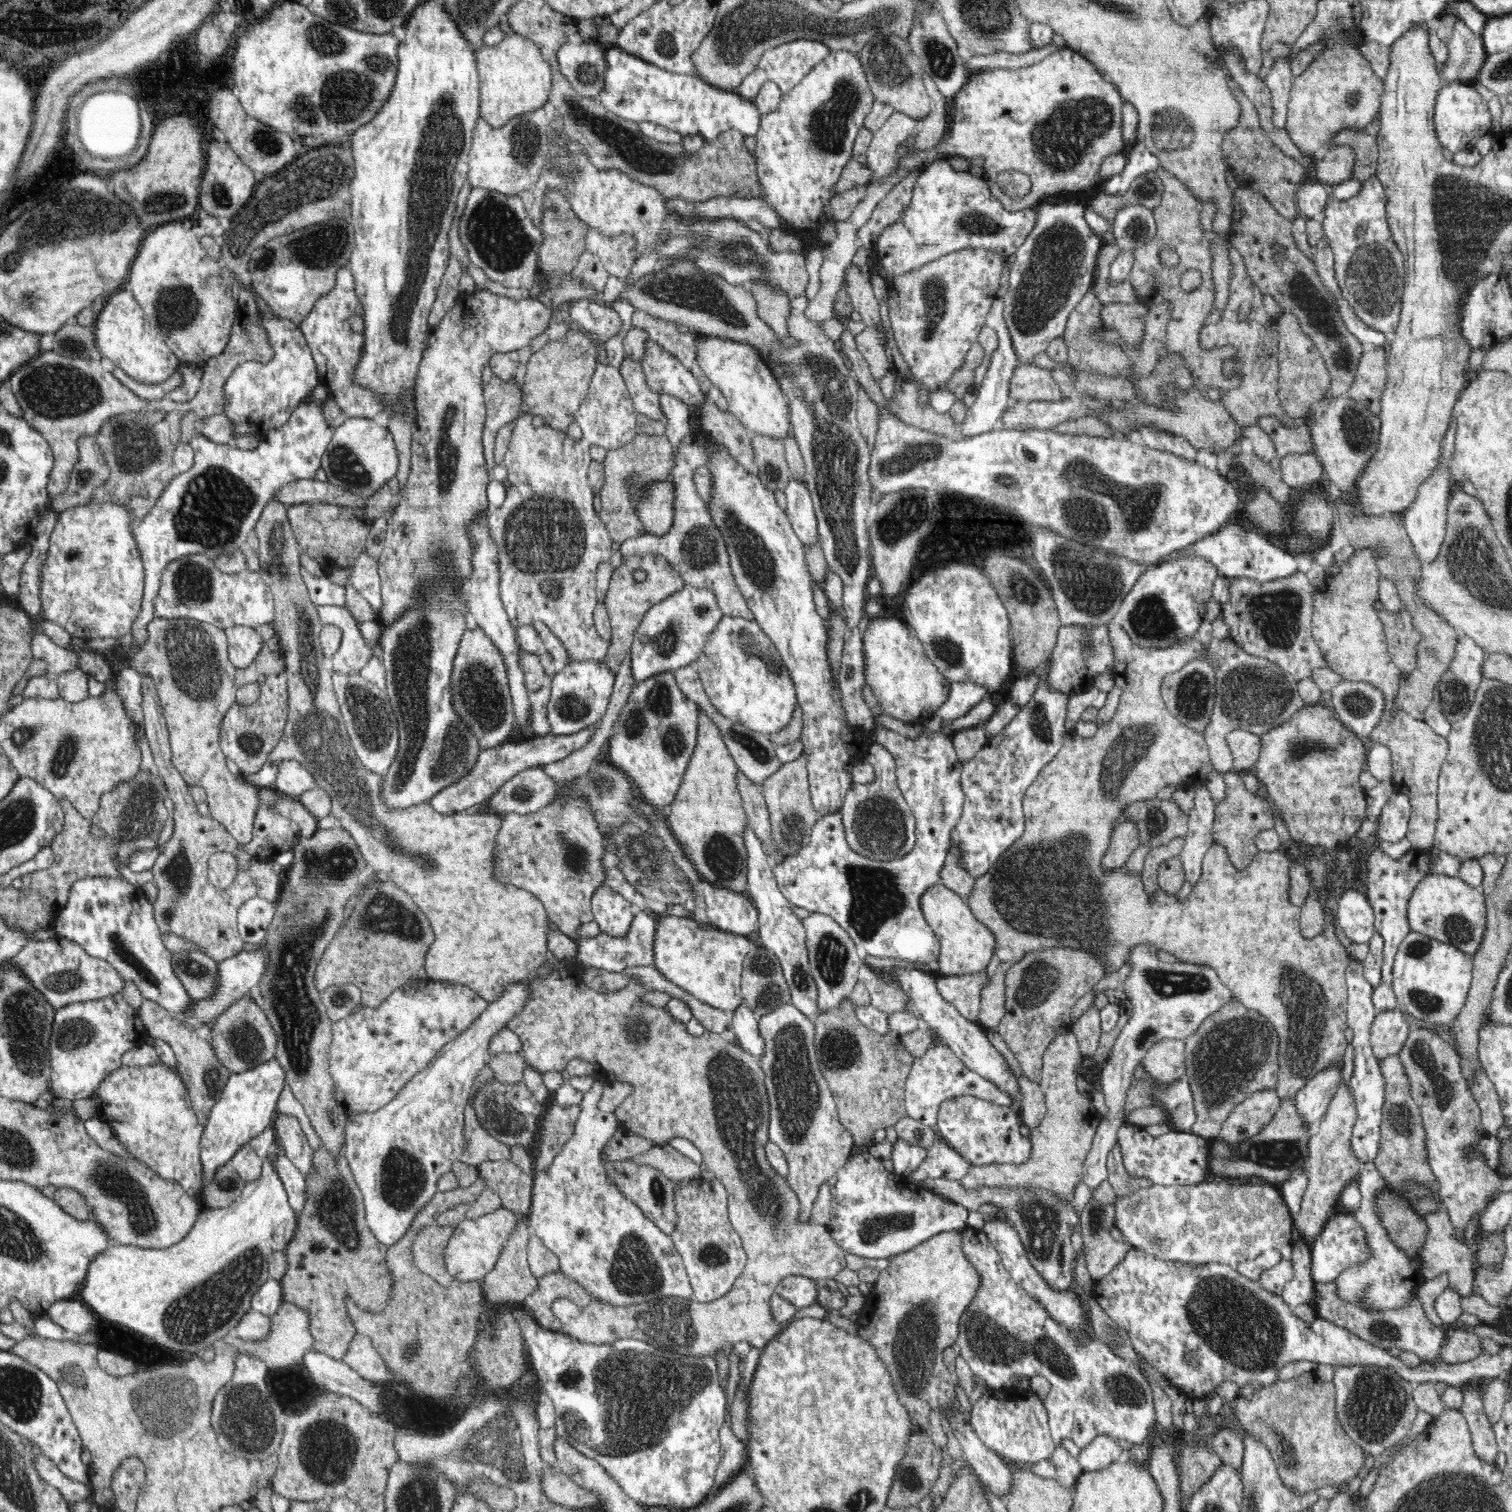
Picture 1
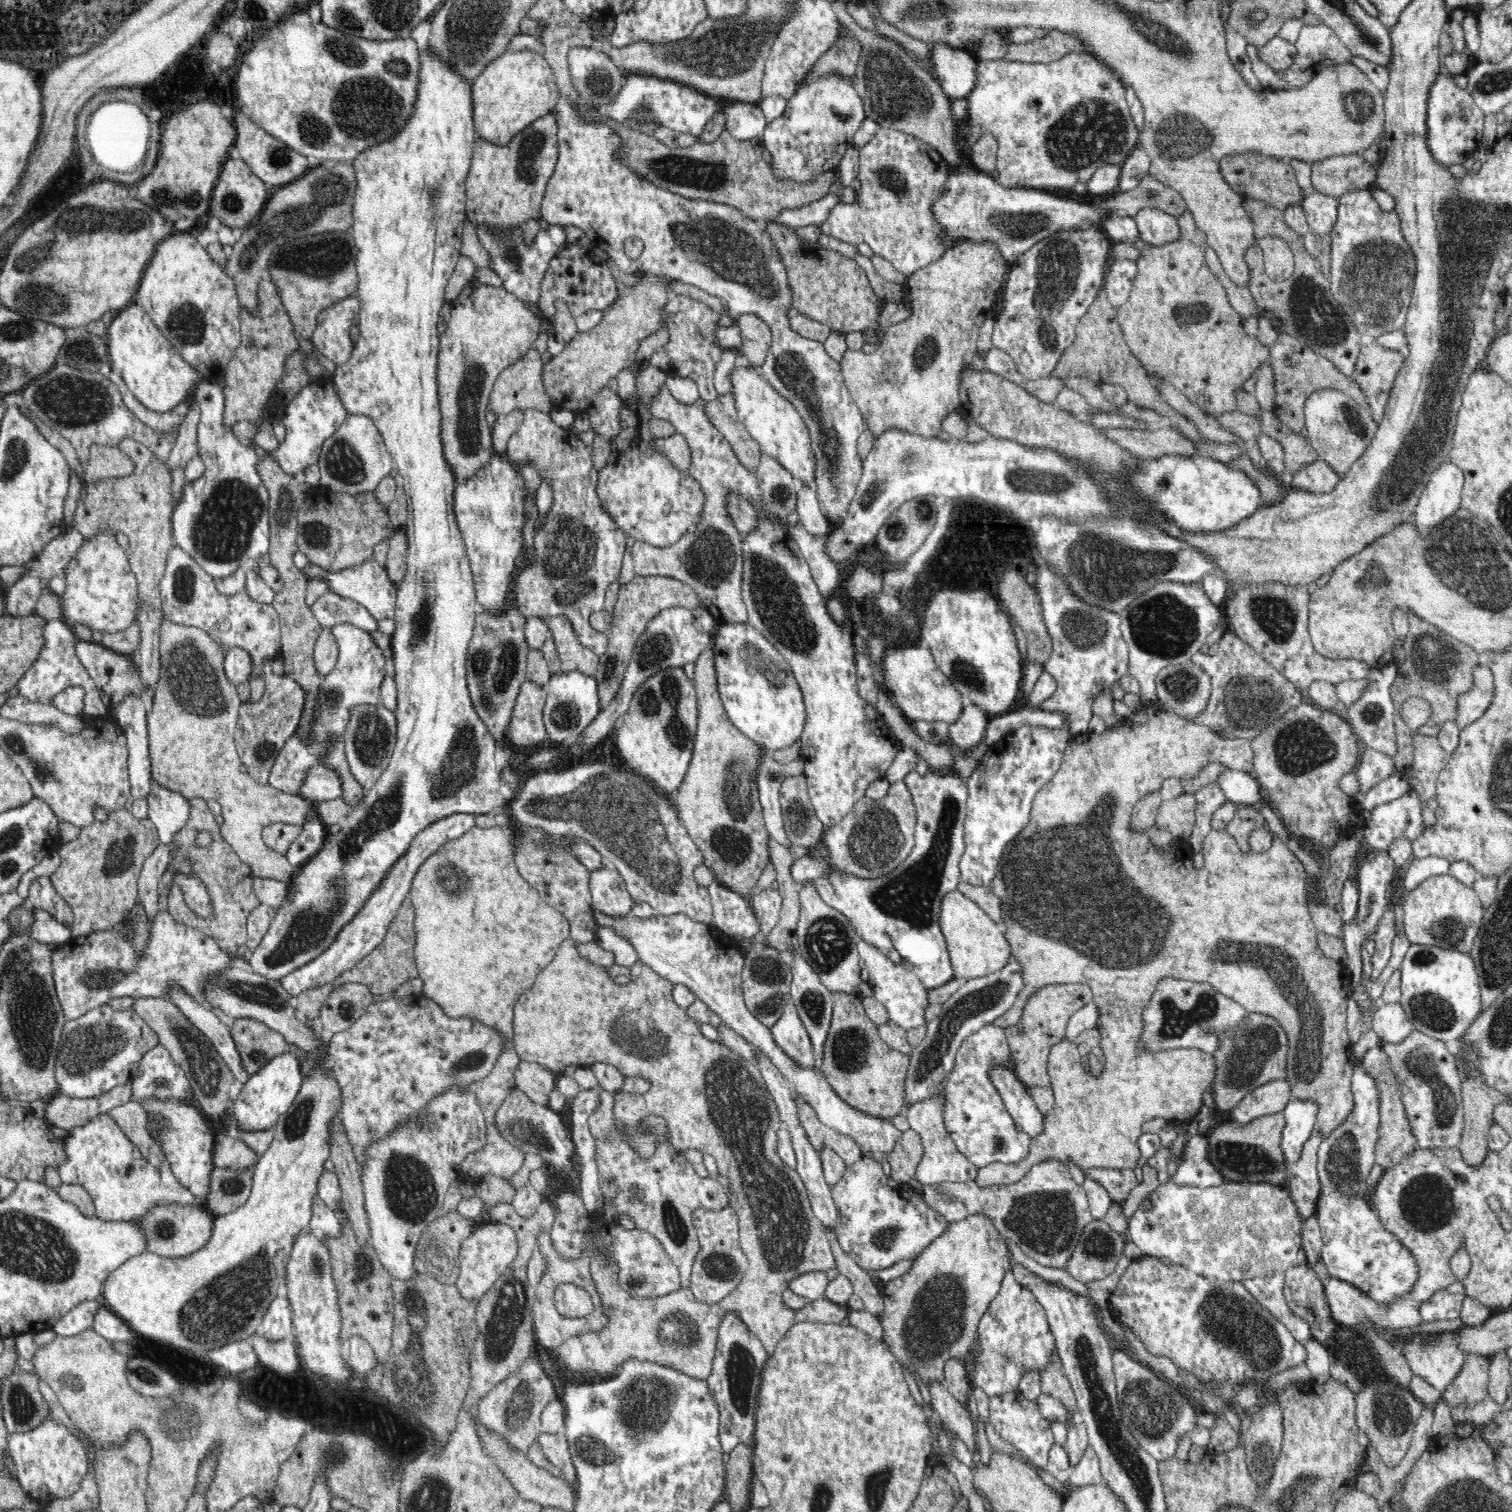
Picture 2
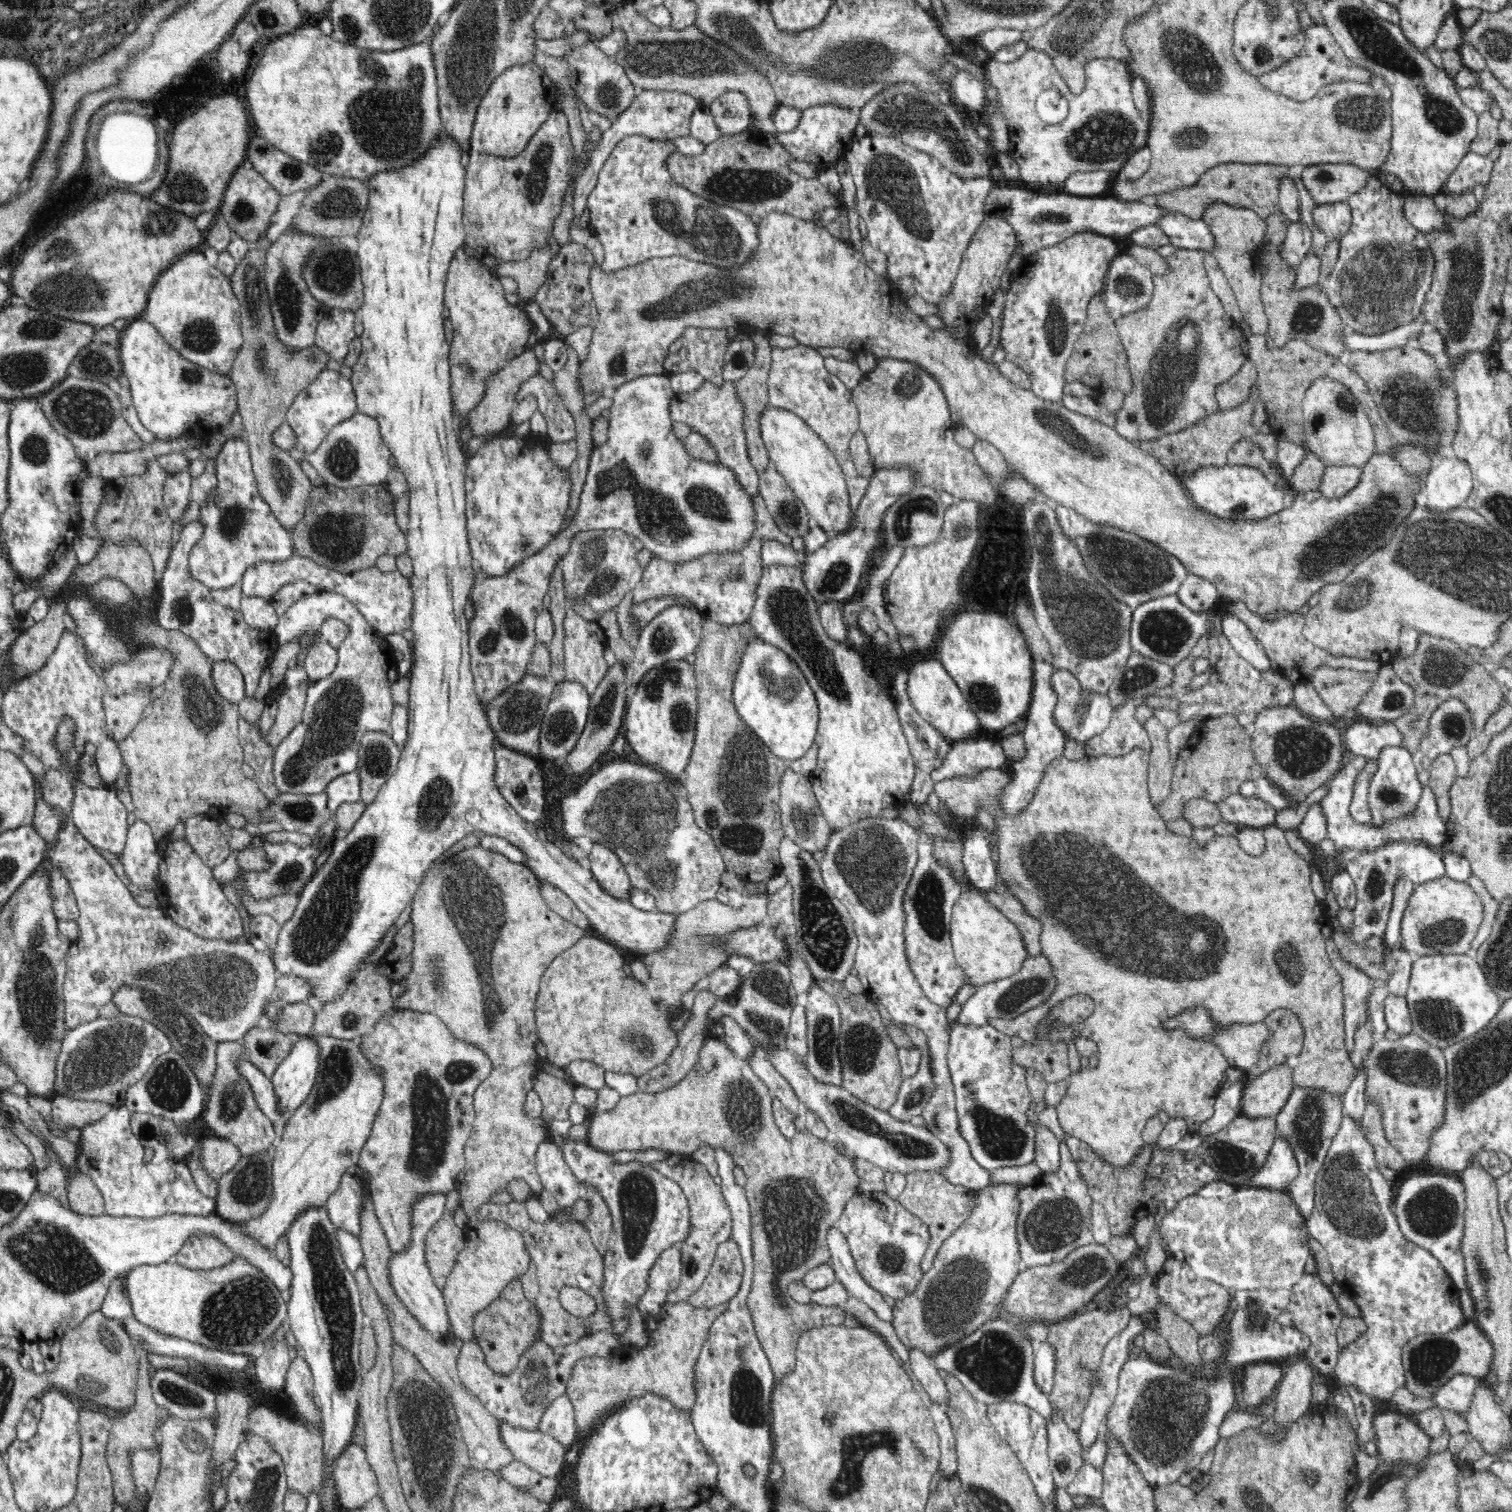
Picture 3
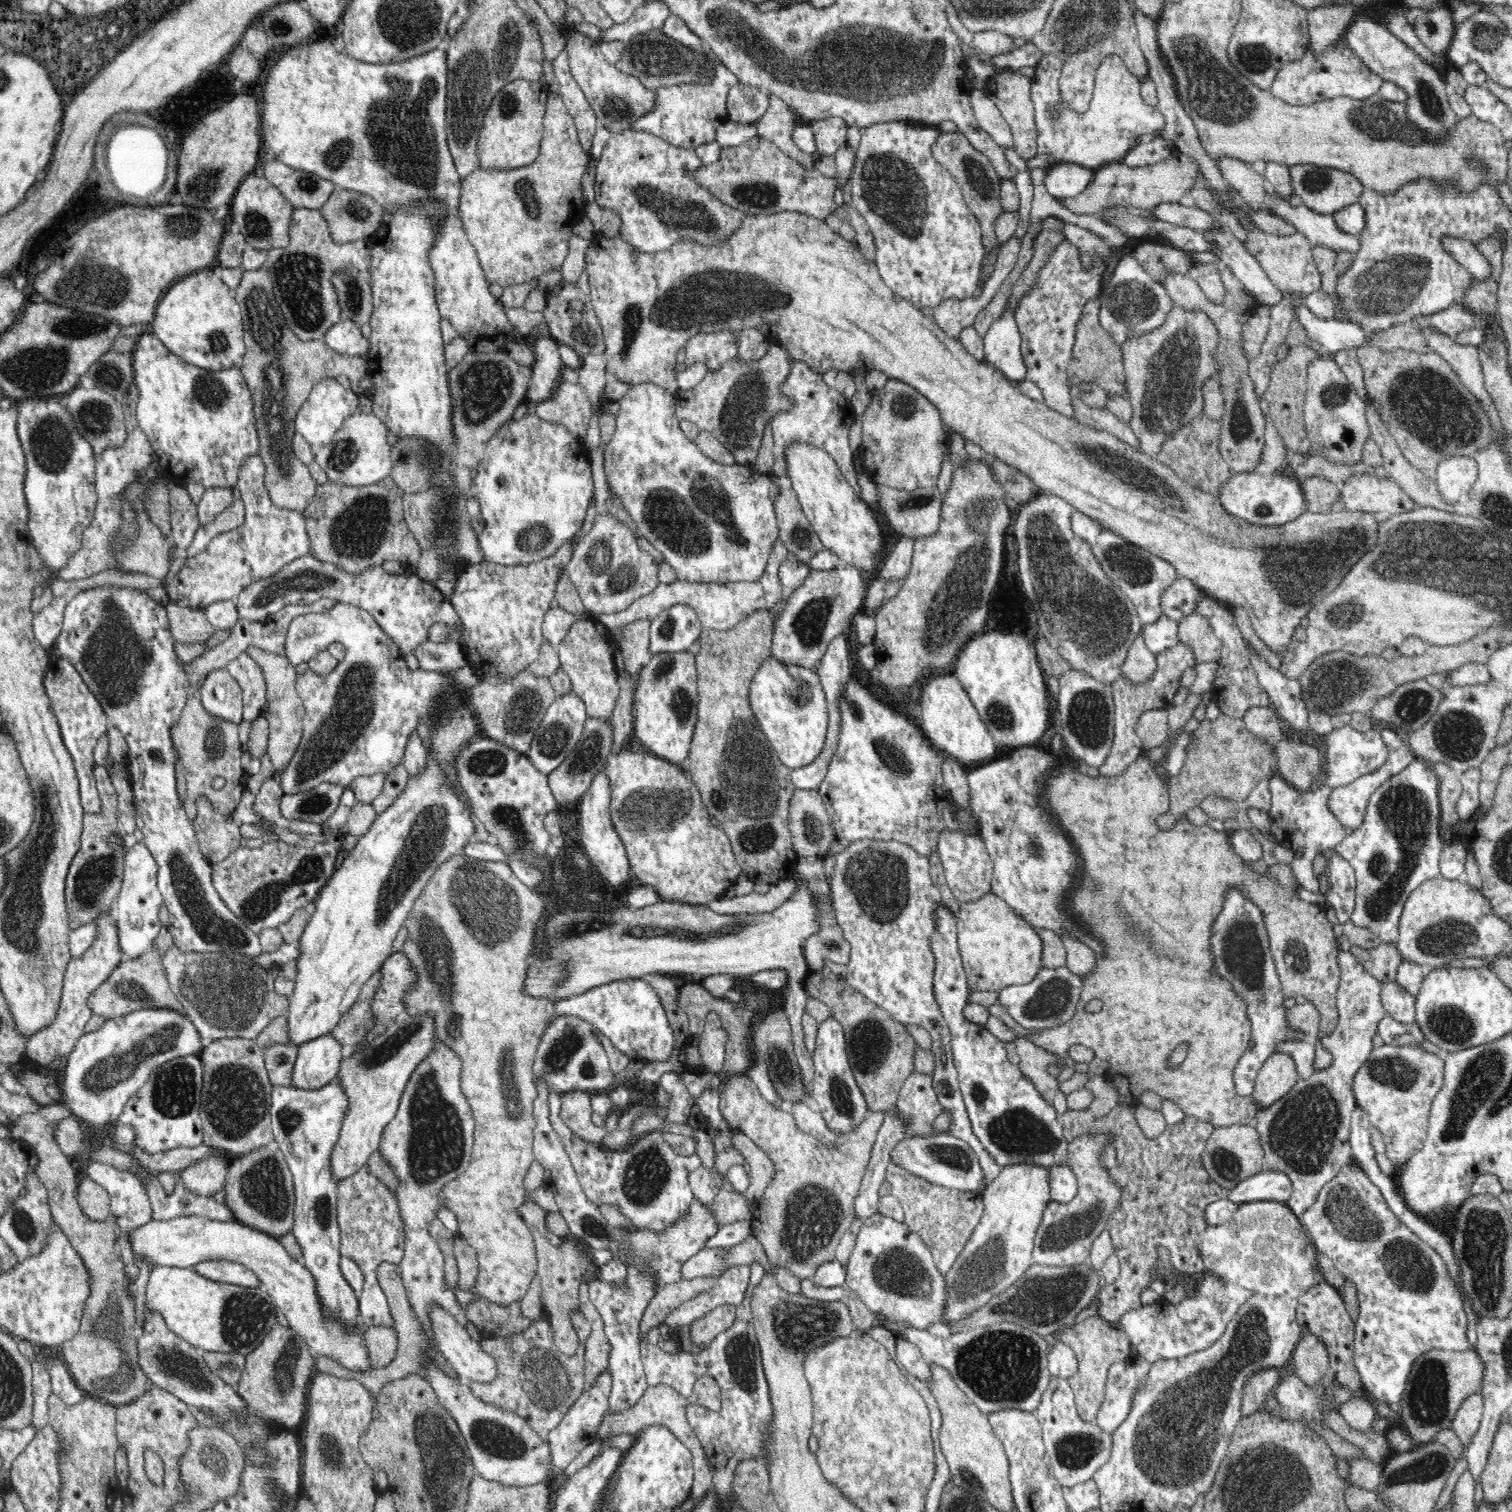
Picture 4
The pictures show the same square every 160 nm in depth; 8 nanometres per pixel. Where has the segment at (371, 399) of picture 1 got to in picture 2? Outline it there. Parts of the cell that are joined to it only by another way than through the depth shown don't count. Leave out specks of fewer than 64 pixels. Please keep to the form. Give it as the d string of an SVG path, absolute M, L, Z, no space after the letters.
M357 296L332 304L320 312L318 324L311 340L319 350L336 365L348 362L354 344L350 340L349 327L356 325L360 316Z

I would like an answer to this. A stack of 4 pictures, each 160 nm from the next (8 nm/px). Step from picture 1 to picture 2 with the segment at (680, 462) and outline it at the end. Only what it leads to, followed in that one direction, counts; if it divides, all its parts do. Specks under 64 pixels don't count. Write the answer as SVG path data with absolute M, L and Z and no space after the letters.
M664 385L648 404L648 411L653 418L668 420L676 432L680 433L690 449L690 466L688 473L700 483L704 491L704 508L700 520L682 539L668 548L650 546L636 540L631 548L635 574L638 576L669 576L688 584L700 597L703 607L708 609L717 622L747 622L748 613L742 596L742 538L736 529L734 520L726 509L726 494L735 492L746 499L753 508L762 504L762 489L758 487L758 479L740 463L736 453L724 435L712 425L708 415L704 414L706 401L700 397L696 402L686 405L676 400Z

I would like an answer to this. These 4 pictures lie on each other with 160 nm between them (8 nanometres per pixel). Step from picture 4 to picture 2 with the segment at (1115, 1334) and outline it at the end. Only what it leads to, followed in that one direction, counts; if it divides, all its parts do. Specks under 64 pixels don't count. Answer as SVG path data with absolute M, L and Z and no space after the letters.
M1057 1362L1050 1367L1046 1367L1044 1372L1041 1373L1040 1382L1042 1392L1060 1400L1075 1421L1079 1417L1079 1410L1070 1381L1064 1374L1063 1365Z

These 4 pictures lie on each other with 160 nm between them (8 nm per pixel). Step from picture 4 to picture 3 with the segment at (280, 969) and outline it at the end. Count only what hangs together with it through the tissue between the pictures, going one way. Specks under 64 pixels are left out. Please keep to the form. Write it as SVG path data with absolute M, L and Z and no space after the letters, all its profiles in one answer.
M46 768L47 783L42 786L47 804L61 812L62 828L54 850L49 851L49 860L54 868L63 870L72 885L79 907L79 939L66 951L66 974L63 984L65 1025L74 1030L80 1024L88 1024L99 1018L99 1010L112 1000L113 994L123 985L144 987L154 994L170 999L197 1021L204 1032L218 1043L242 1042L250 1028L263 1026L268 1000L276 996L275 982L278 977L272 959L272 949L258 951L248 942L229 942L196 936L172 920L165 907L140 907L116 876L109 862L77 831L72 824L74 789L70 771Z

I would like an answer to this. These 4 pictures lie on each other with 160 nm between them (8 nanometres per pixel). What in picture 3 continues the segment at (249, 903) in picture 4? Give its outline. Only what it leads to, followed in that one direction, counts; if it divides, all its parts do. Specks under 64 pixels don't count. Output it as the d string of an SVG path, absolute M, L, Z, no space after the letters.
M333 815L321 828L319 845L311 844L309 847L300 848L288 841L285 843L264 843L263 850L269 858L270 868L266 872L243 872L243 870L240 870L240 878L236 882L228 882L229 886L225 889L227 889L227 892L230 890L231 894L236 894L243 905L249 900L249 896L253 896L255 900L266 900L266 898L272 898L272 896L278 896L278 894L300 894L302 888L317 872L316 858L324 852L324 848L330 846L332 840L335 840L334 834L336 834L337 828L339 826L336 825L336 817Z

